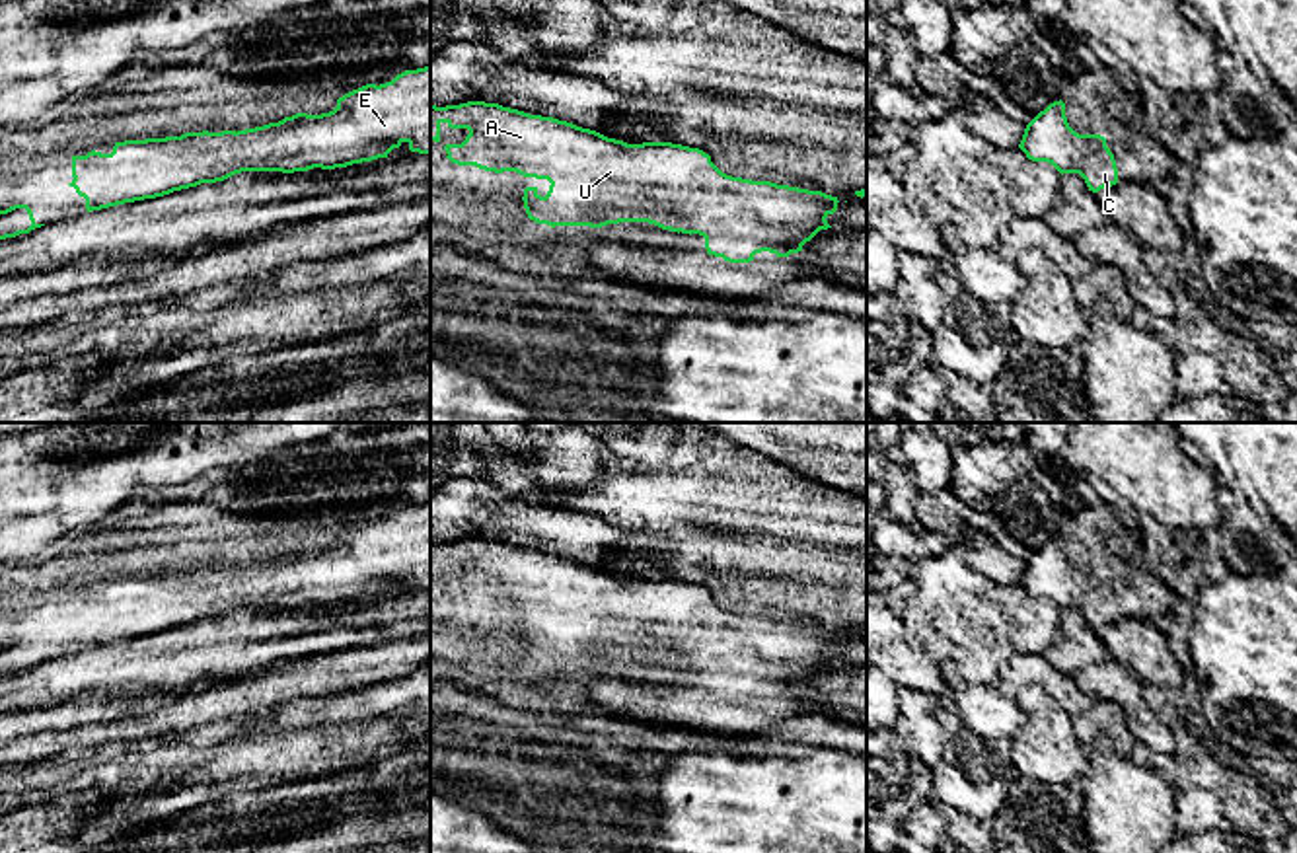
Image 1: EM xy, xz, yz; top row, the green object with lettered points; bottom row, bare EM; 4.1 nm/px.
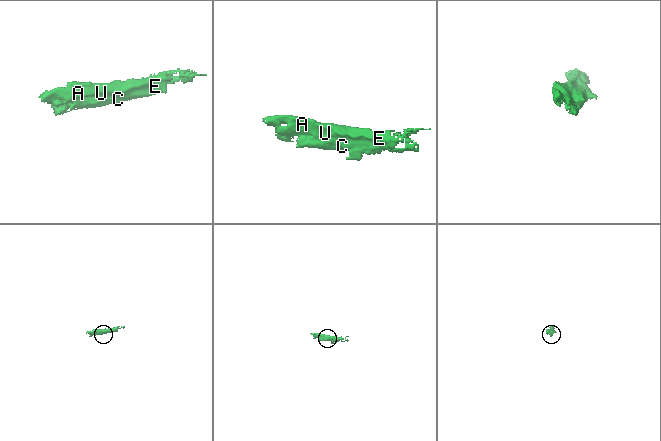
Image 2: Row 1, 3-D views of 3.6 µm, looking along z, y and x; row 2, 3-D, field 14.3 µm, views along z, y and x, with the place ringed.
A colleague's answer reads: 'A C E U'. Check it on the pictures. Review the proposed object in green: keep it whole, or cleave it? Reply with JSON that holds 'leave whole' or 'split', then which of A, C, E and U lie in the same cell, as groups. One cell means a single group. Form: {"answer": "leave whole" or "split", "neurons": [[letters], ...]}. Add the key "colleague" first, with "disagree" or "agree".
{"colleague": "agree", "answer": "leave whole", "neurons": [["A", "C", "E", "U"]]}

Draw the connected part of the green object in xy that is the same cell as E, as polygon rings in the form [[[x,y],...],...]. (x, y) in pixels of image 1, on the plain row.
[[[430,502],[405,506],[386,520],[366,520],[337,536],[329,549],[296,549],[278,559],[245,567],[185,569],[181,573],[115,578],[111,590],[72,592],[72,617],[86,647],[156,635],[201,619],[224,617],[241,608],[335,606],[388,594],[403,578],[411,588],[430,590]]]

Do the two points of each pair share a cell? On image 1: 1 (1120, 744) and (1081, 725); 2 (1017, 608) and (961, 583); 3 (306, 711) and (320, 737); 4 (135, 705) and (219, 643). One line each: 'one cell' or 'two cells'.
1: one cell
2: one cell
3: two cells
4: two cells

